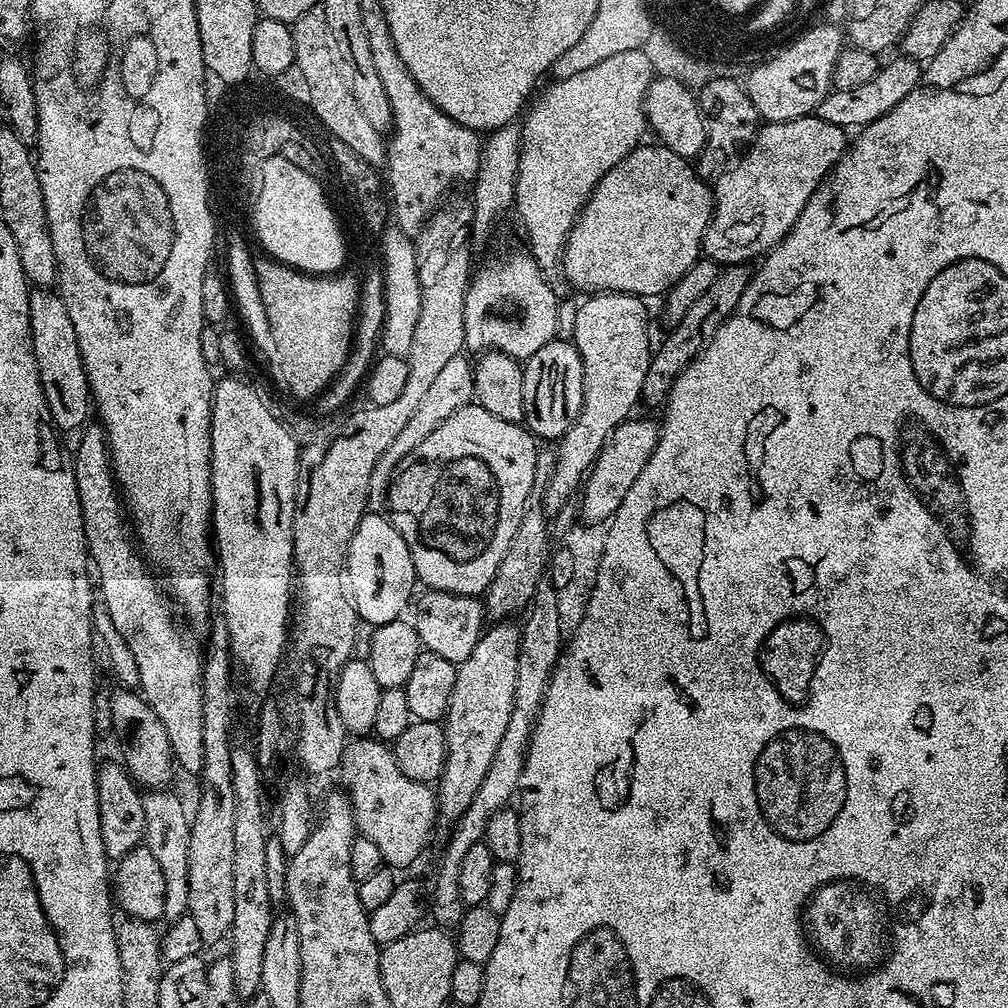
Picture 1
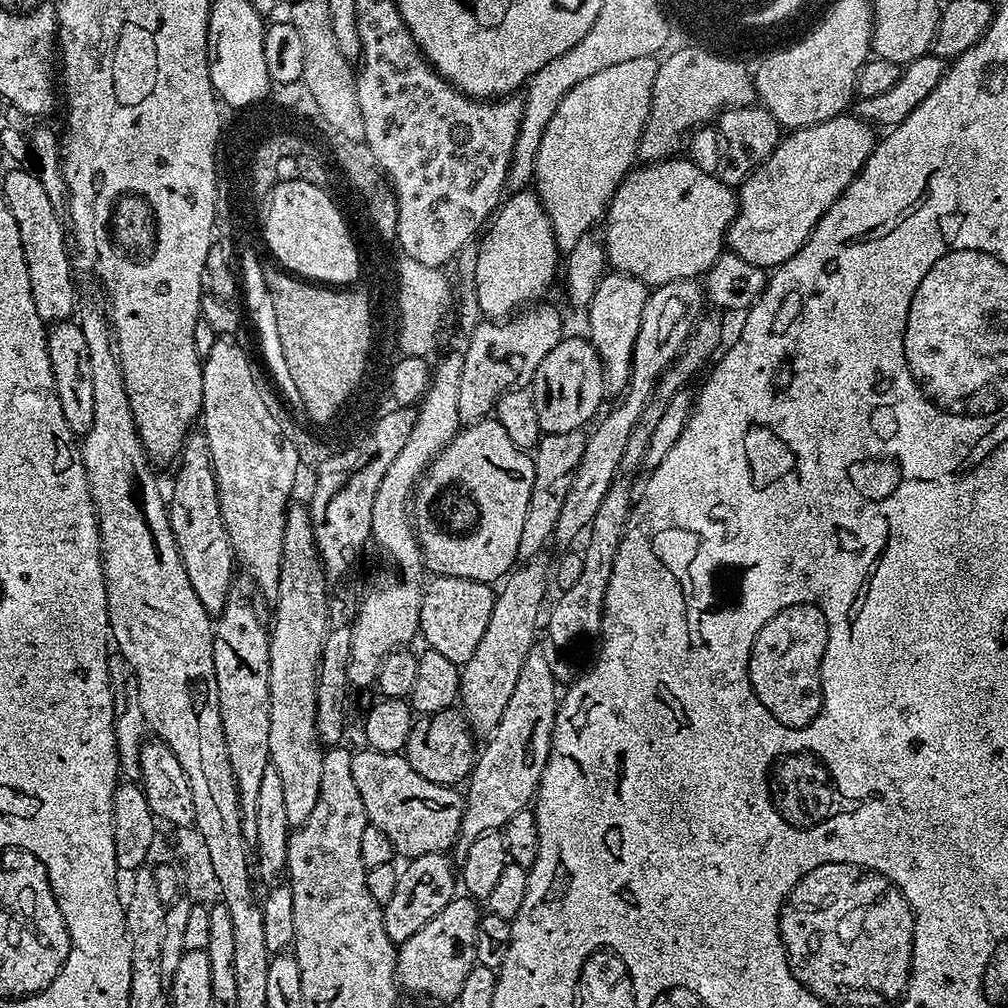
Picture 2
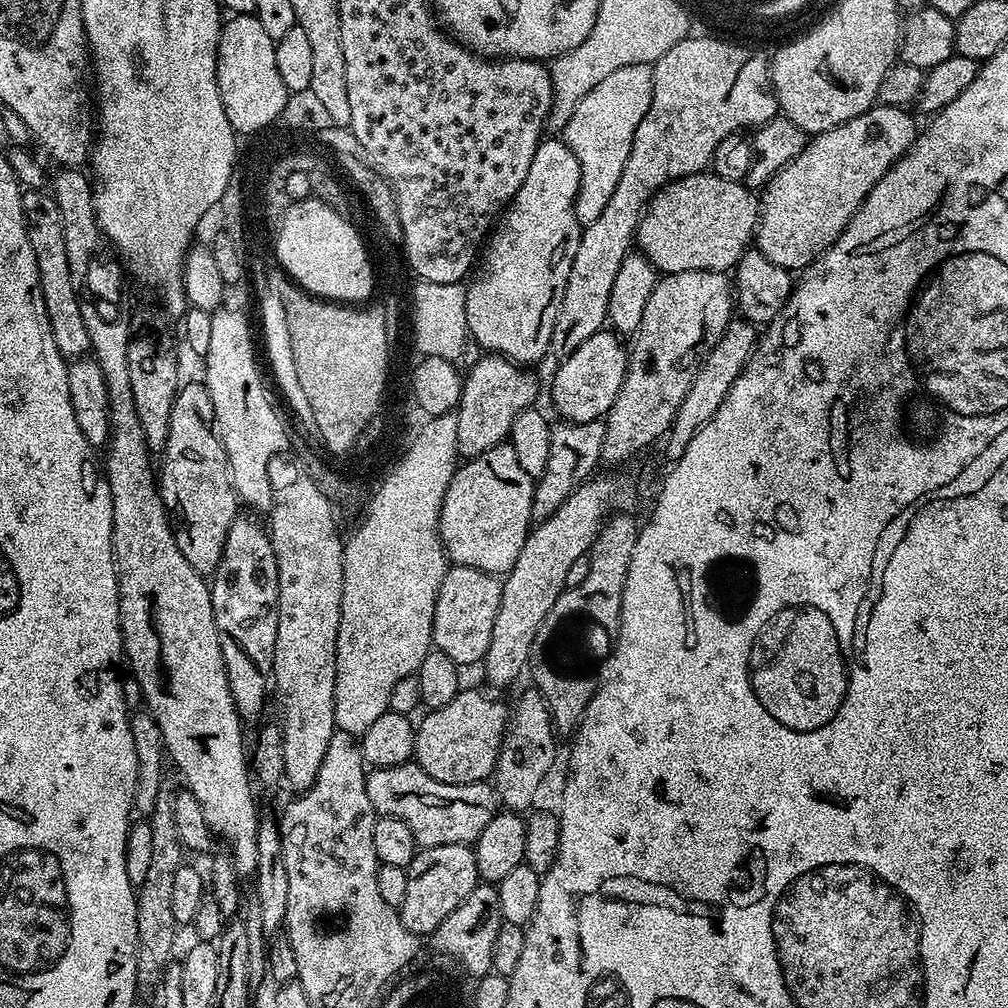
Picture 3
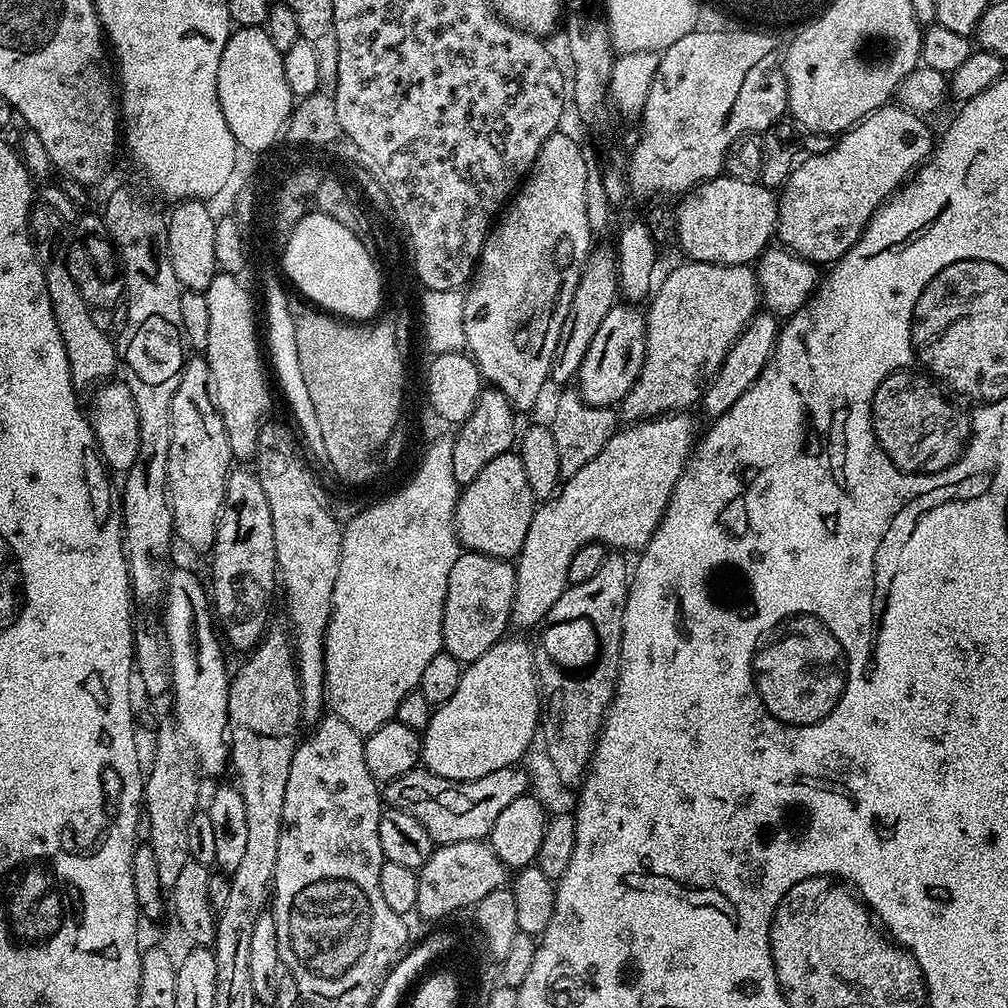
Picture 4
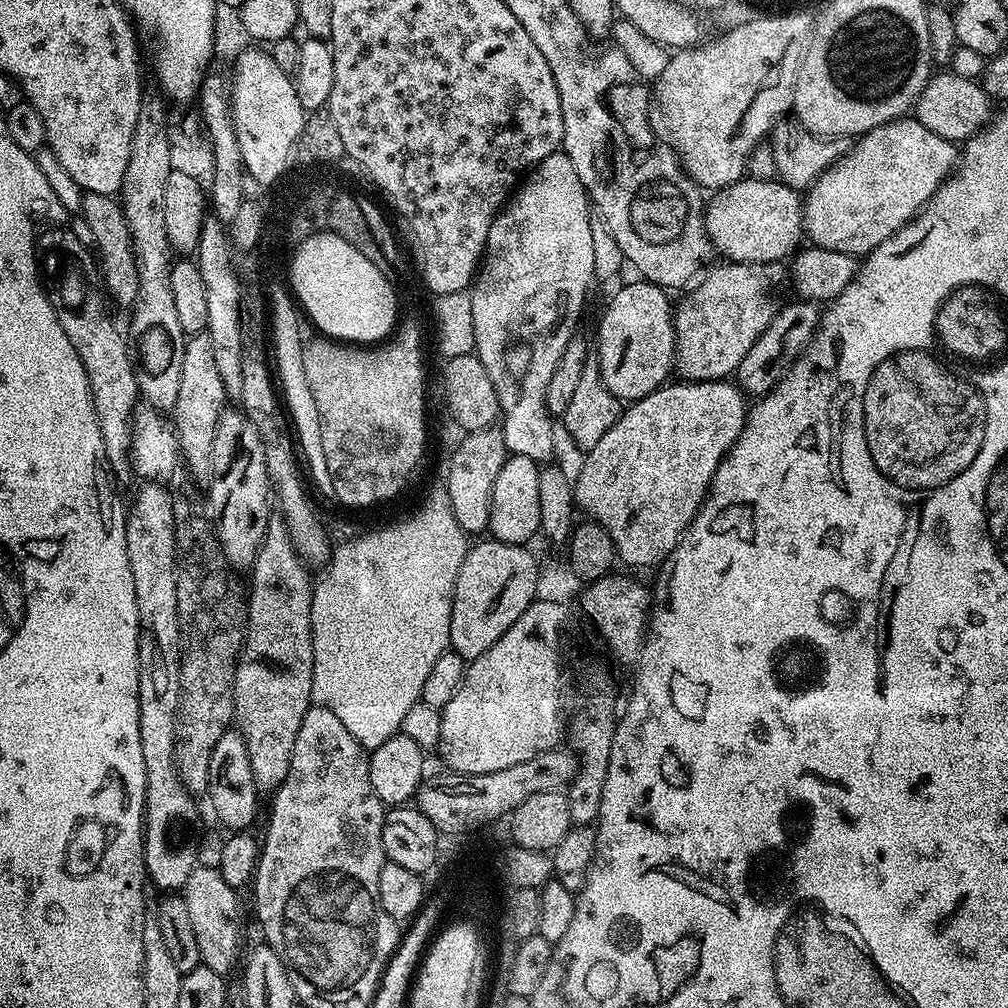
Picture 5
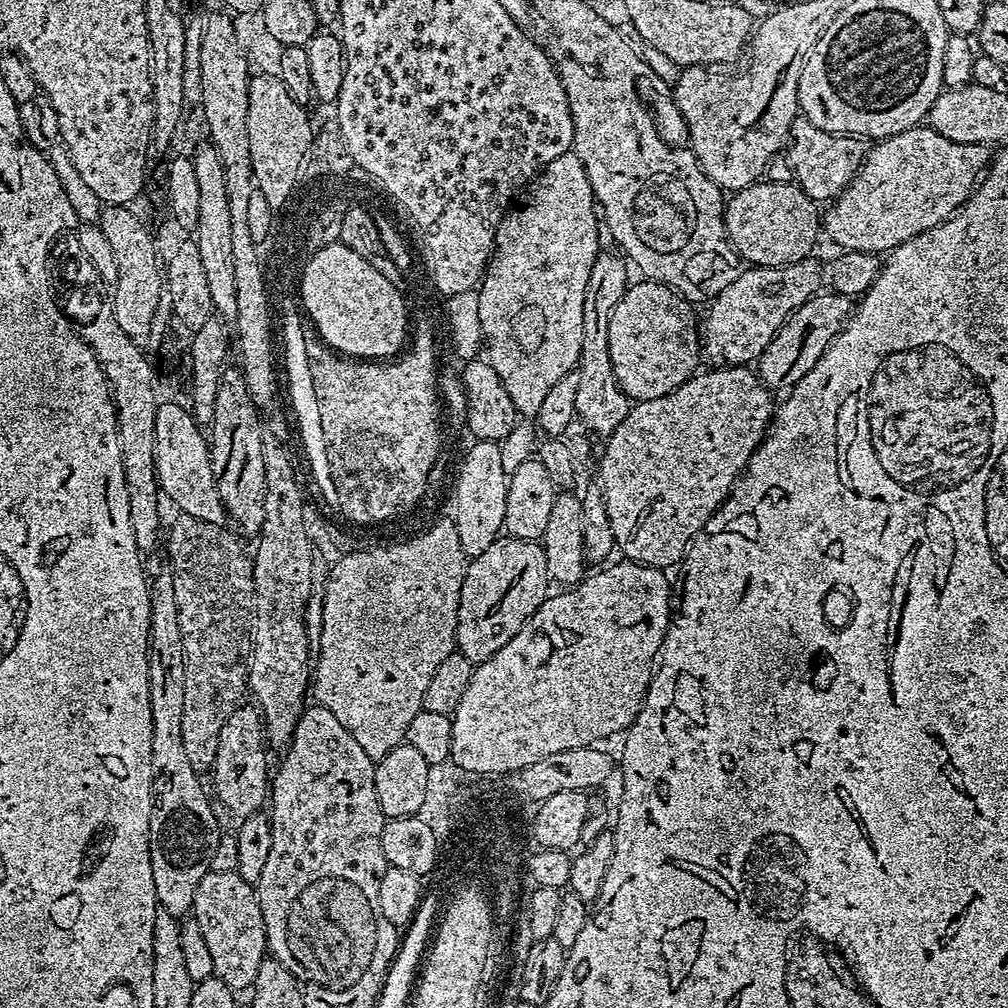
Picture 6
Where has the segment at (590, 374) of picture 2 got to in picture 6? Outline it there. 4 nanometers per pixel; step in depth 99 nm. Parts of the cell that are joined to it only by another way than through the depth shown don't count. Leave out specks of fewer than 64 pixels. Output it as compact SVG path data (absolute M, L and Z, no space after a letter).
M646 279L639 283L629 283L625 288L618 306L610 313L608 327L610 366L614 368L618 386L632 402L670 394L685 384L702 364L698 320L692 317L693 309L680 293L664 284Z

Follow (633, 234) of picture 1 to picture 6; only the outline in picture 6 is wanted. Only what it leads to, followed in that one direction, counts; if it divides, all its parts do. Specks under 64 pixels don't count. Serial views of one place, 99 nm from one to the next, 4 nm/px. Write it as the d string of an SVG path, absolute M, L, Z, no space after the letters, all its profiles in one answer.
M757 182L744 188L741 192L733 192L727 197L724 206L724 229L728 232L728 243L741 261L758 268L770 266L786 266L799 260L809 259L812 247L816 244L816 232L821 231L822 220L816 216L817 201L812 200L795 183L770 184Z

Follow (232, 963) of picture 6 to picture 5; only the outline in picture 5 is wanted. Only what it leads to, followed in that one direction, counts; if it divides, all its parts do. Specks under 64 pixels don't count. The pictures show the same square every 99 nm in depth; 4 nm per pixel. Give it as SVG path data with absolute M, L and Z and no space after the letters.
M195 867L190 878L186 878L182 895L186 902L186 911L190 913L190 926L194 930L194 939L198 942L200 963L205 968L221 974L228 974L236 956L236 896L237 889L226 886L219 868Z

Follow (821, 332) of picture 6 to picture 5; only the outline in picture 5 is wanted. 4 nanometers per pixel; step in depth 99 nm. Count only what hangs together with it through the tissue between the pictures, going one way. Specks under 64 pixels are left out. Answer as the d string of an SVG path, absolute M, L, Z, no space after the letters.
M812 302L795 303L788 304L785 308L783 305L777 311L768 329L757 338L754 346L750 346L746 358L742 358L742 362L736 368L734 384L745 397L759 398L771 392L811 339L818 323L817 305Z

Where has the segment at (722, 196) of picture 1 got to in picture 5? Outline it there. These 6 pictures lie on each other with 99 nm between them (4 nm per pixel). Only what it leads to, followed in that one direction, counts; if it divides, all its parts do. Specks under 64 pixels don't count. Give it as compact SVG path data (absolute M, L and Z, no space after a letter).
M914 118L886 122L865 132L849 147L843 158L835 160L814 183L808 185L802 196L803 231L817 248L863 258L915 218L916 213L940 188L957 159L957 145L951 140L943 140L934 134L934 130L926 130L922 122Z

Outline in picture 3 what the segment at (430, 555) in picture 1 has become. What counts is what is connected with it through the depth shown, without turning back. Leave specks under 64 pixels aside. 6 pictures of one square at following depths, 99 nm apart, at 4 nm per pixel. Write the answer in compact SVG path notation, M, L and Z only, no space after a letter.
M505 442L496 444L490 450L486 450L482 454L465 459L463 463L457 467L456 472L450 478L450 484L446 486L446 492L442 498L440 506L440 541L444 544L444 551L452 564L461 564L462 566L470 566L477 568L483 572L493 574L507 574L514 566L514 562L518 562L518 554L522 554L522 546L526 542L532 519L532 489L534 487L534 477L526 474L526 470L522 470L522 466L518 466L518 457L514 455L512 445Z

